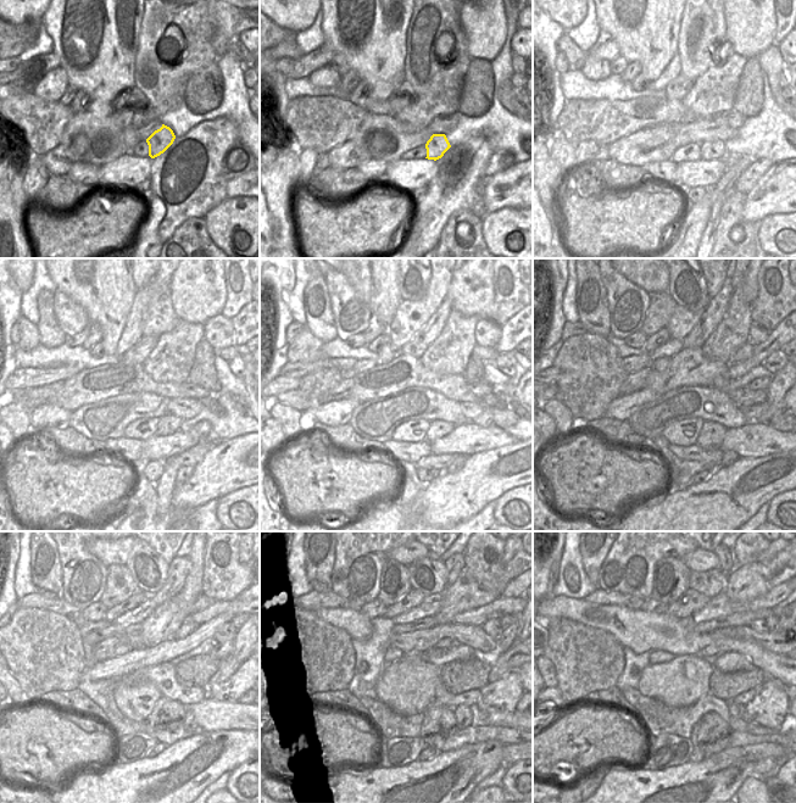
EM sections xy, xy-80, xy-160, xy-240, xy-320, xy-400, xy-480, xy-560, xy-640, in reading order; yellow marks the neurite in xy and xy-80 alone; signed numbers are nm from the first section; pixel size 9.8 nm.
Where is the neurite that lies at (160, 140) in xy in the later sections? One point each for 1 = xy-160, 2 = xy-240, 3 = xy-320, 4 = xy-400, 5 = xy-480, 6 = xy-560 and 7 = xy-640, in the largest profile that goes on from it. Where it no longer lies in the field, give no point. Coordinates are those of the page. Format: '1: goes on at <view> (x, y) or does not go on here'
1: goes on at xy-160 (712, 149)
2: goes on at xy-240 (167, 424)
3: goes on at xy-320 (438, 429)
4: goes on at xy-400 (712, 434)
5: goes on at xy-480 (166, 711)
6: goes on at xy-560 (439, 714)
7: goes on at xy-640 (699, 737)

